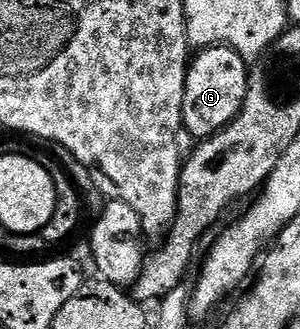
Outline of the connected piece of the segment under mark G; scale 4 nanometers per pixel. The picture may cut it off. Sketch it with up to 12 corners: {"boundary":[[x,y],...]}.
{"boundary":[[219,45],[186,72],[182,126],[205,141],[242,113],[248,61]]}

